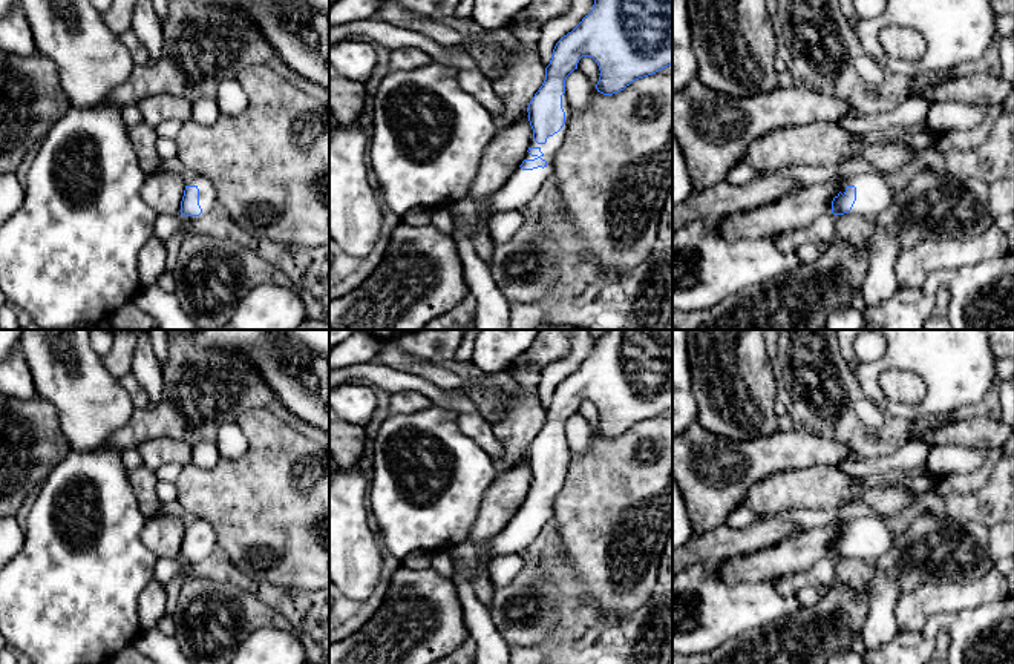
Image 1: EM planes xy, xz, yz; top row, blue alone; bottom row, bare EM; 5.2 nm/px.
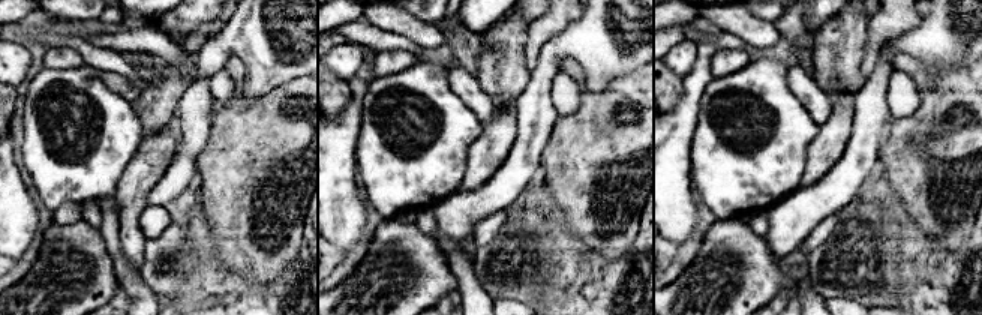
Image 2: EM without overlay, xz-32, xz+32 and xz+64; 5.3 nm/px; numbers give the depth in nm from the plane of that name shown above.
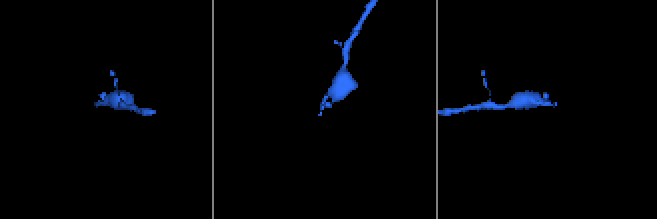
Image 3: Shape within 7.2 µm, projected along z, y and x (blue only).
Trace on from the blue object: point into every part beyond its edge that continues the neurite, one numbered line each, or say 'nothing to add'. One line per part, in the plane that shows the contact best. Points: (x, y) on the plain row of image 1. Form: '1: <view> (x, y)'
1: xz (523, 534)

